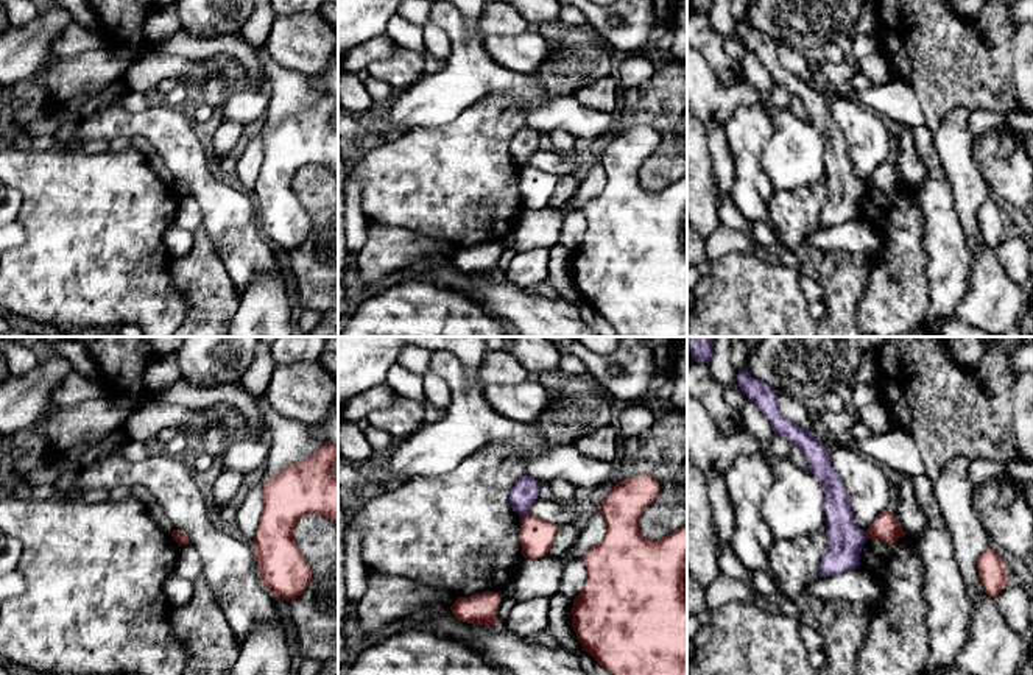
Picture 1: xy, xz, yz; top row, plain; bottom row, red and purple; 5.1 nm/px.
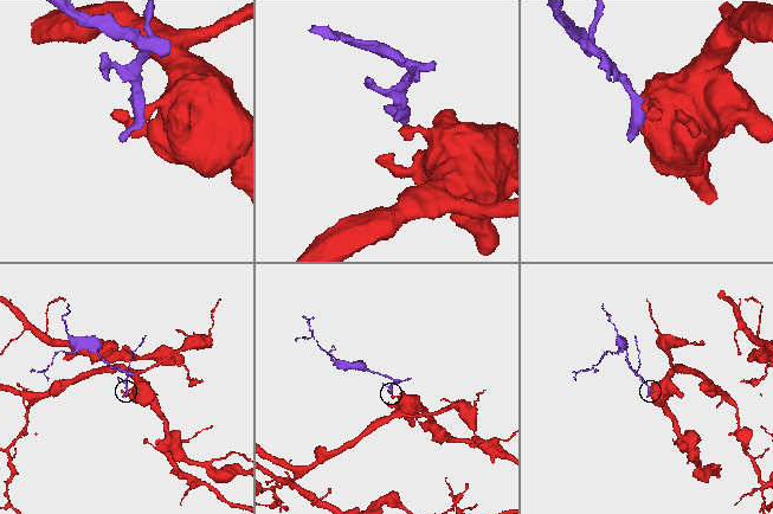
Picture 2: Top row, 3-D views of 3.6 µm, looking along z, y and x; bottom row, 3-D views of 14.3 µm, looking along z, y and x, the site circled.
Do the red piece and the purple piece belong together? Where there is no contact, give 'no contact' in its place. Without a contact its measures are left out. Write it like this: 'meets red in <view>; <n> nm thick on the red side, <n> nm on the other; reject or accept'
meets red in yz; 140 nm thick on the red side, 190 nm on the other; reject

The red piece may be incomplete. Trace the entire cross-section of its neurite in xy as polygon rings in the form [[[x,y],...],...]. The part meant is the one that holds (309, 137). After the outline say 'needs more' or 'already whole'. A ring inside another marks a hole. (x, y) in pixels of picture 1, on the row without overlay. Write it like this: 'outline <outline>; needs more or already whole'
outline [[[324,94],[305,111],[287,115],[263,137],[263,162],[252,190],[254,207],[265,239],[290,254],[304,243],[312,229],[308,214],[293,190],[293,179],[305,165],[326,167],[338,175],[338,126],[332,123],[337,114],[338,98]]]; already whole

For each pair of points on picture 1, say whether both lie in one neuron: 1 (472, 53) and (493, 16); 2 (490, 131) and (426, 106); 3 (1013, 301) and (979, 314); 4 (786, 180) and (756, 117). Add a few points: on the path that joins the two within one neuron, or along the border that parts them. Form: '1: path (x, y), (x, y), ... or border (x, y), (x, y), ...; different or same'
1: border (479, 19), (479, 28), (483, 36); different
2: border (486, 97), (466, 108), (443, 127), (419, 127); different
3: path (1005, 303), (994, 310), (987, 310); same
4: border (759, 105), (772, 123), (762, 155), (768, 178); different

